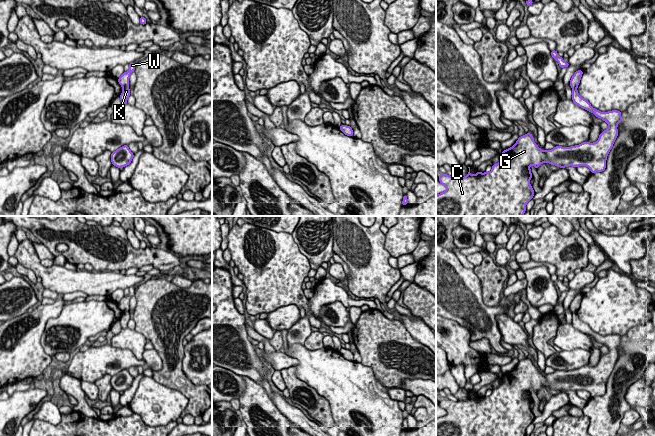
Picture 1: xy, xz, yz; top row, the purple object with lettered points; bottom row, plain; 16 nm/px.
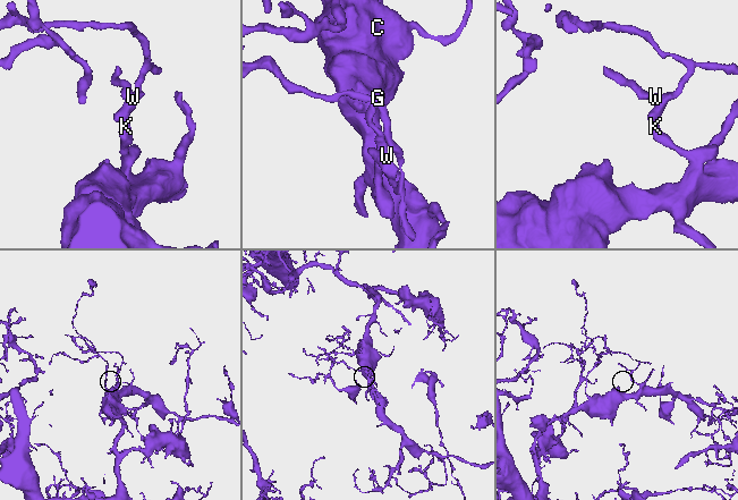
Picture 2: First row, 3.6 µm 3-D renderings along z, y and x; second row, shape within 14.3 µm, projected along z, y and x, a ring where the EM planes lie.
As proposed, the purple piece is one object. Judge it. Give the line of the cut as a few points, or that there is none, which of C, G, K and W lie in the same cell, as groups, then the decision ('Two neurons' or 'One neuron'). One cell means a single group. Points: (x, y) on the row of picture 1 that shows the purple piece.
No split. Groups: C G K W. One neuron

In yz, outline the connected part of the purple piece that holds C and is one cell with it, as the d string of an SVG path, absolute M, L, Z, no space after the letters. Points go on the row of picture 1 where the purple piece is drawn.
M577 70L570 80L573 103L593 113L609 125L608 129L601 132L596 142L586 141L571 147L555 146L551 150L543 151L535 143L532 134L526 133L519 137L512 147L500 154L500 161L492 165L490 172L481 173L478 171L472 175L470 167L468 167L469 172L465 177L455 178L447 174L440 174L439 182L446 187L446 191L436 195L436 216L523 216L527 203L535 194L530 185L530 180L533 177L530 169L531 164L535 169L542 163L549 163L560 168L586 166L591 173L603 172L606 168L607 156L618 136L617 126L623 119L621 111L601 112L593 108L586 99L579 95L577 87L582 74L582 70Z

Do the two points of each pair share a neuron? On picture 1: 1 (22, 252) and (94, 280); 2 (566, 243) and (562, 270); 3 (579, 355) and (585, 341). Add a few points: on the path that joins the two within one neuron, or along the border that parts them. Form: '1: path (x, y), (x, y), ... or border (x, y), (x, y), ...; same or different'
1: path (40, 270), (60, 280), (76, 280); same
2: path (561, 250), (559, 257), (562, 263); same
3: border (562, 349), (586, 349), (590, 351); different

